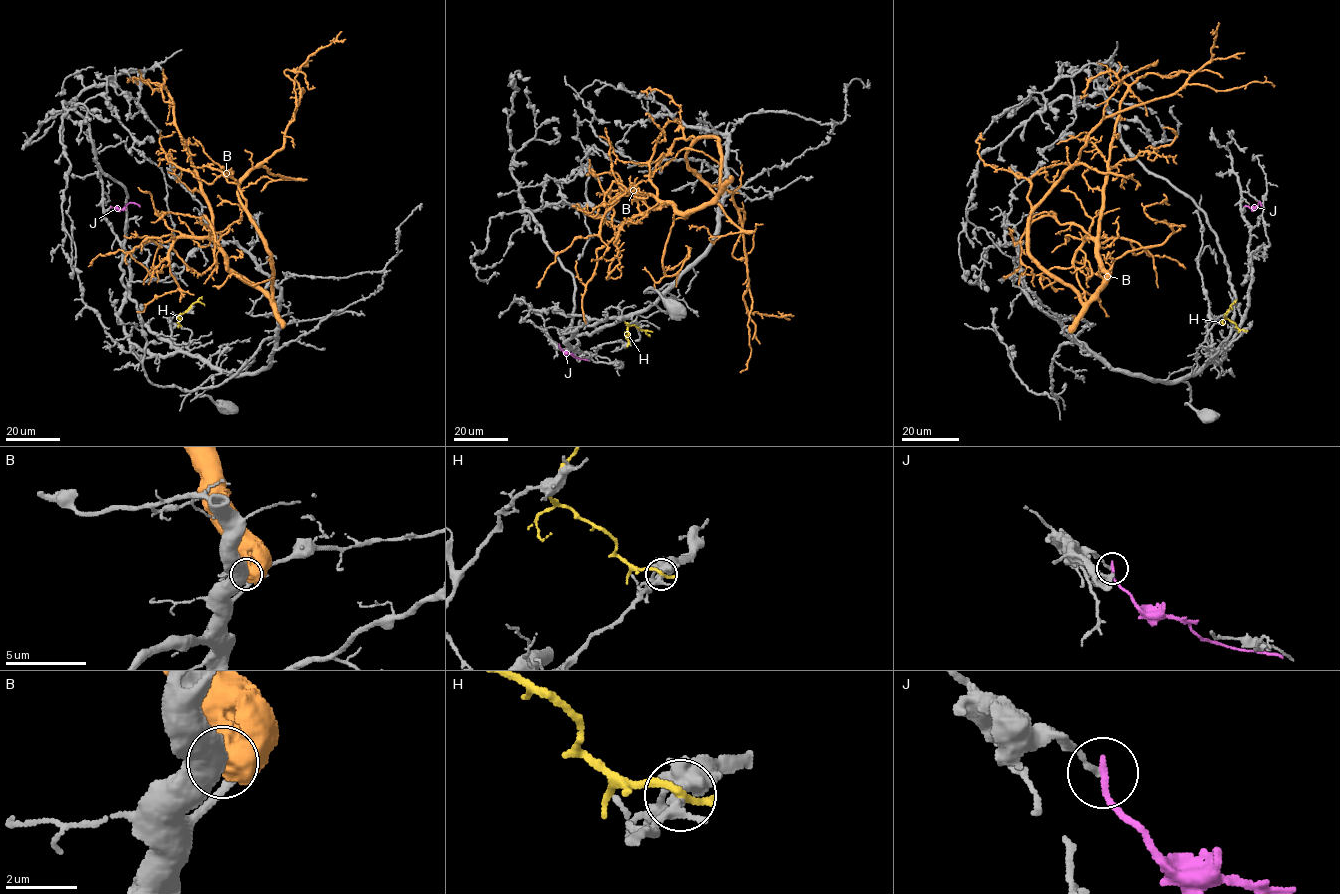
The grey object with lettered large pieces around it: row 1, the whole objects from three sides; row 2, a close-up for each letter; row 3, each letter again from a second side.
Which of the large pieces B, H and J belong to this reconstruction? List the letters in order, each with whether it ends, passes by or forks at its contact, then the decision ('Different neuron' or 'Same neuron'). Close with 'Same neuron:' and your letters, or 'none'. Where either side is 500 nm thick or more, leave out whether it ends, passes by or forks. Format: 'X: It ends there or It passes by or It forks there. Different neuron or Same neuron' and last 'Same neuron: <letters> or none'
B: Different neuron
H: It ends there. Different neuron
J: It ends there. Different neuron
Same neuron: none

